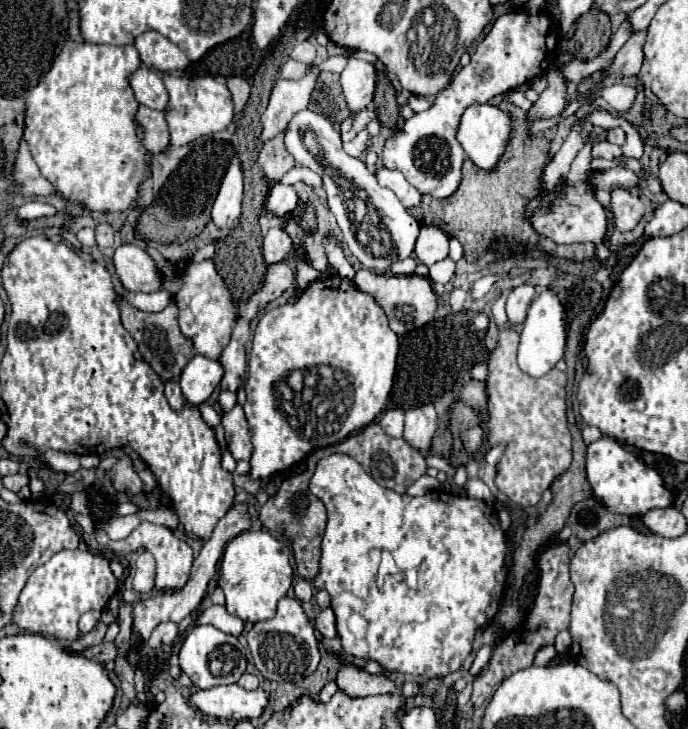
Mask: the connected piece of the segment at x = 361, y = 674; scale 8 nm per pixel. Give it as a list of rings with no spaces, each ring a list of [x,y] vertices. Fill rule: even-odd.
[[[345,663],[343,669],[337,673],[337,687],[349,697],[373,697],[381,693],[403,693],[409,697],[421,693],[417,683],[405,683],[403,687],[397,687],[393,681],[385,677],[369,675],[363,669],[349,663]]]

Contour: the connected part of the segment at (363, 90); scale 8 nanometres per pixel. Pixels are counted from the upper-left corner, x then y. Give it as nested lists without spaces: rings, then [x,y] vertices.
[[[349,57],[347,67],[341,73],[341,87],[345,101],[353,113],[365,109],[373,101],[377,85],[377,69],[361,59]]]

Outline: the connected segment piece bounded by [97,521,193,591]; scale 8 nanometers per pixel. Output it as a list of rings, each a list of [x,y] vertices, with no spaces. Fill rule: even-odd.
[[[143,521],[131,531],[131,535],[127,539],[121,539],[121,541],[111,541],[105,533],[97,533],[97,543],[101,543],[103,547],[107,547],[107,549],[119,553],[119,555],[123,555],[123,551],[137,551],[137,549],[151,551],[155,561],[157,561],[157,575],[155,575],[155,587],[157,589],[175,589],[175,591],[179,591],[179,589],[183,589],[183,585],[187,583],[187,577],[191,573],[191,565],[193,565],[191,547],[185,541],[177,539],[163,525],[155,525],[155,523]]]

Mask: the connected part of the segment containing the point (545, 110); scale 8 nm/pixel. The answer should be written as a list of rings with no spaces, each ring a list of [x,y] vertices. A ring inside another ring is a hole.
[[[553,67],[547,73],[547,79],[549,79],[549,87],[539,95],[539,101],[533,103],[533,107],[529,111],[531,121],[541,119],[541,117],[557,117],[557,115],[561,115],[561,111],[567,105],[565,79],[563,79],[559,67]]]

